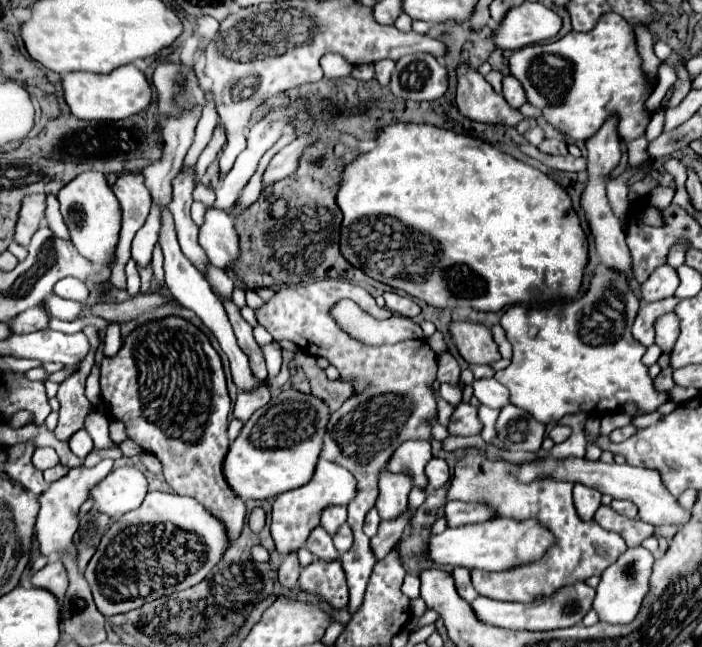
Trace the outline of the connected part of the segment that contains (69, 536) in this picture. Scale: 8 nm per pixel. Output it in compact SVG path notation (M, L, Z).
M104 459L102 463L98 463L96 467L92 469L86 469L86 467L74 467L70 469L70 473L66 477L62 477L60 481L52 483L50 489L46 493L42 493L38 497L40 501L40 513L38 513L38 521L36 521L36 539L40 543L40 553L44 557L50 557L50 555L56 555L56 553L74 553L74 533L78 529L78 513L80 513L80 505L88 499L88 493L90 489L100 481L104 479L114 467L114 461L112 459Z

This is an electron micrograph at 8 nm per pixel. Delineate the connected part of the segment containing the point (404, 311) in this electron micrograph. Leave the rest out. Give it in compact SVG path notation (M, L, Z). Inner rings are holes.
M384 293L384 299L386 299L386 307L392 313L400 313L404 317L416 317L420 313L420 307L408 297L402 297L396 293Z

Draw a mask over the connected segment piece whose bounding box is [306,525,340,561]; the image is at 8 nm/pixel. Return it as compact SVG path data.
M322 525L312 529L312 533L310 533L308 541L306 541L306 547L320 559L328 559L330 561L332 557L340 557L340 553L336 551L336 547L332 543L332 537L324 531Z

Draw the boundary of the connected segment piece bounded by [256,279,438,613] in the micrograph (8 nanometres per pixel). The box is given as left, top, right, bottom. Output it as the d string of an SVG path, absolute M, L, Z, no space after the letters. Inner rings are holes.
M328 279L310 283L306 287L278 289L270 301L256 309L256 319L270 331L270 335L276 341L292 341L310 355L326 357L340 371L340 377L354 387L354 395L346 399L338 411L330 415L320 451L322 459L342 465L358 481L356 495L348 503L348 525L354 531L354 543L348 551L342 553L342 565L350 589L348 609L350 613L354 613L358 605L362 605L364 589L376 563L370 539L364 535L362 525L366 513L376 503L378 473L386 467L392 449L396 449L400 441L412 437L424 437L430 441L430 429L424 421L426 417L436 415L436 401L428 385L436 379L438 359L424 339L372 347L360 344L344 331L340 333L338 323L330 315L330 309L340 299L356 301L356 305L360 305L374 319L388 319L392 315L386 307L378 307L374 297L360 285L342 279Z

